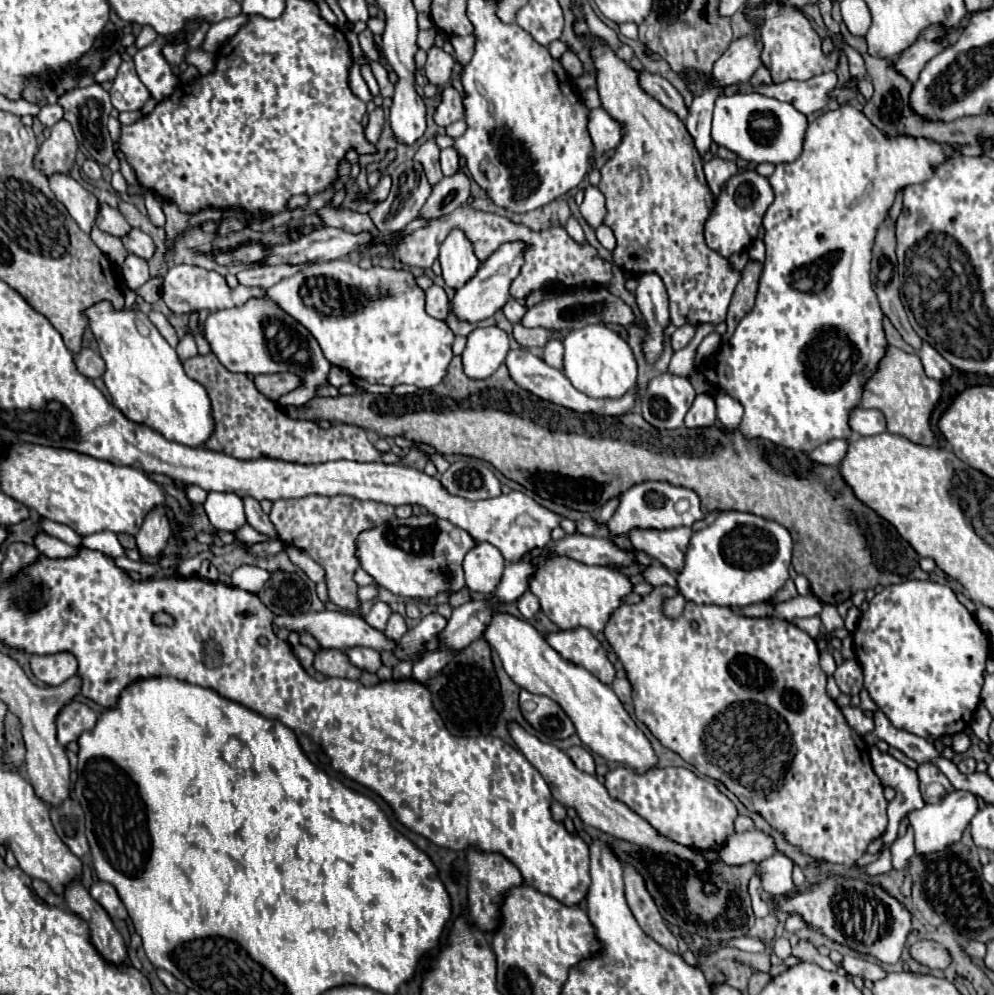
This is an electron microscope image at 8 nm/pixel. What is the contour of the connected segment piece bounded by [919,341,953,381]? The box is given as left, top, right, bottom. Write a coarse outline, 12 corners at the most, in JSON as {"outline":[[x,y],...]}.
{"outline":[[929,343],[921,345],[925,373],[941,381],[949,377],[953,367]]}

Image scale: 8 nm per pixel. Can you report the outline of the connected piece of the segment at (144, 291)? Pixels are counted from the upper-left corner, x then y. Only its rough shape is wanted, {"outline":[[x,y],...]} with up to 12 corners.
{"outline":[[151,277],[137,289],[147,303],[159,301],[163,277]]}

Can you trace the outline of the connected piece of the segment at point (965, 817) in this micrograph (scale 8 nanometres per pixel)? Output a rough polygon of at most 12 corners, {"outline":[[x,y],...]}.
{"outline":[[969,791],[911,811],[917,853],[959,841],[977,813]]}

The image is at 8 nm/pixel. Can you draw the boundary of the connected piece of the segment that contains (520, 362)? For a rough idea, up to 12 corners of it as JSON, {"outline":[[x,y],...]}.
{"outline":[[527,349],[505,363],[519,387],[555,405],[621,417],[637,389],[621,399],[593,399]]}

